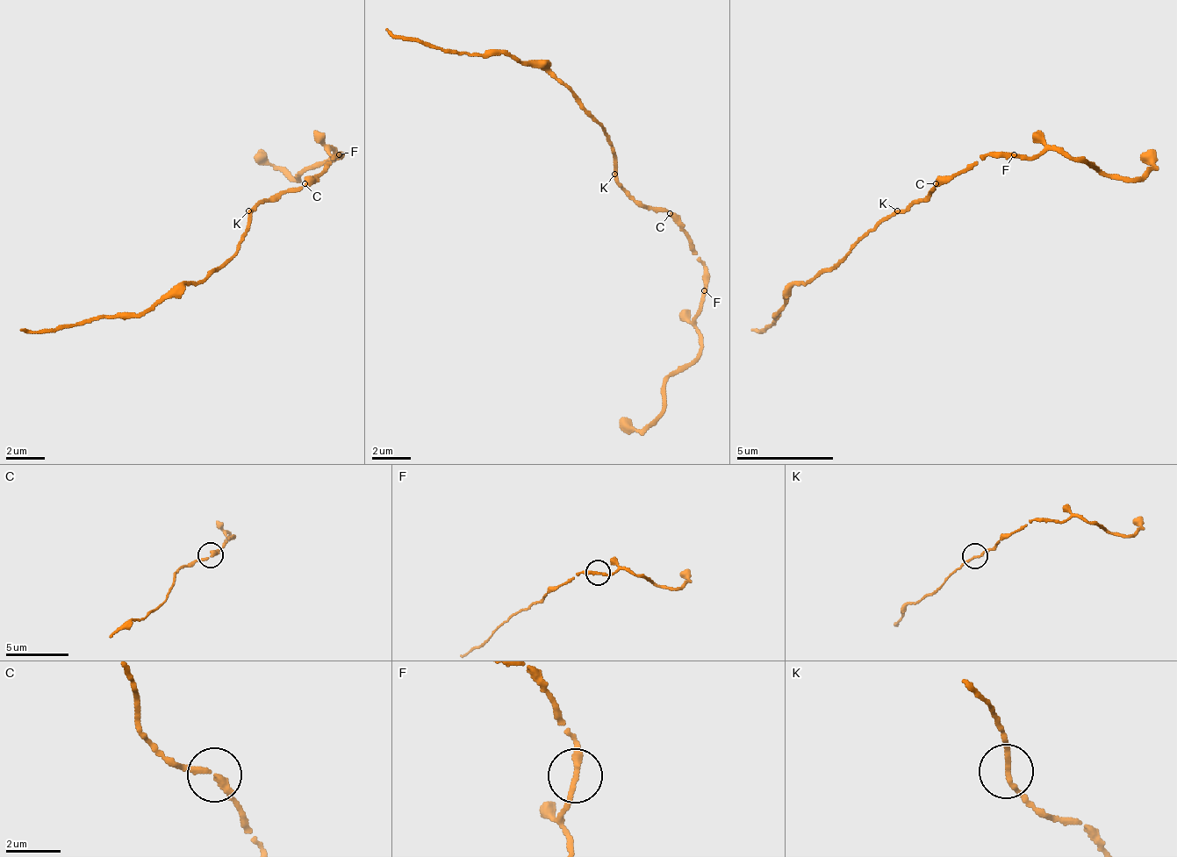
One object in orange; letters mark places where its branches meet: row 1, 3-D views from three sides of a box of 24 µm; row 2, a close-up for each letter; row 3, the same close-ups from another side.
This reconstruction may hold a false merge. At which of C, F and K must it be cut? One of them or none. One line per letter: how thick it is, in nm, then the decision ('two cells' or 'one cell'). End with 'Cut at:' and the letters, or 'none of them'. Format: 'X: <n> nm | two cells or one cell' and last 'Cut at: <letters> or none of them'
C: 260 nm | one cell
F: 220 nm | one cell
K: 170 nm | two cells
Cut at: K

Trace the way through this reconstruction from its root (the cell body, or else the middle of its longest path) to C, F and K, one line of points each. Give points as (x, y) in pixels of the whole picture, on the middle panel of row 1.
C: (627, 189), (642, 204), (652, 204), (671, 214)
F: (627, 189), (642, 204), (652, 204), (671, 214), (671, 219), (685, 233), (691, 248), (706, 267), (706, 292)
K: (627, 189), (613, 175)

